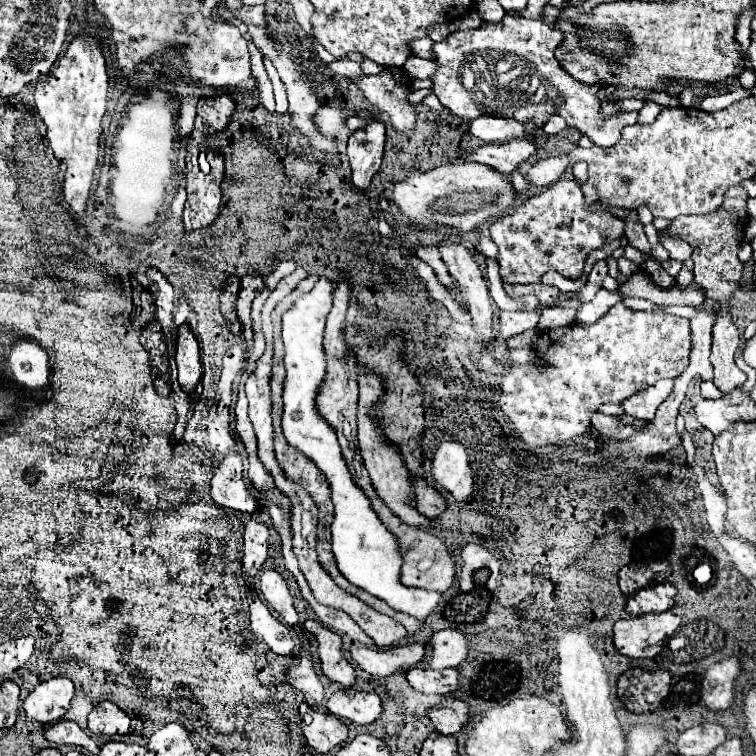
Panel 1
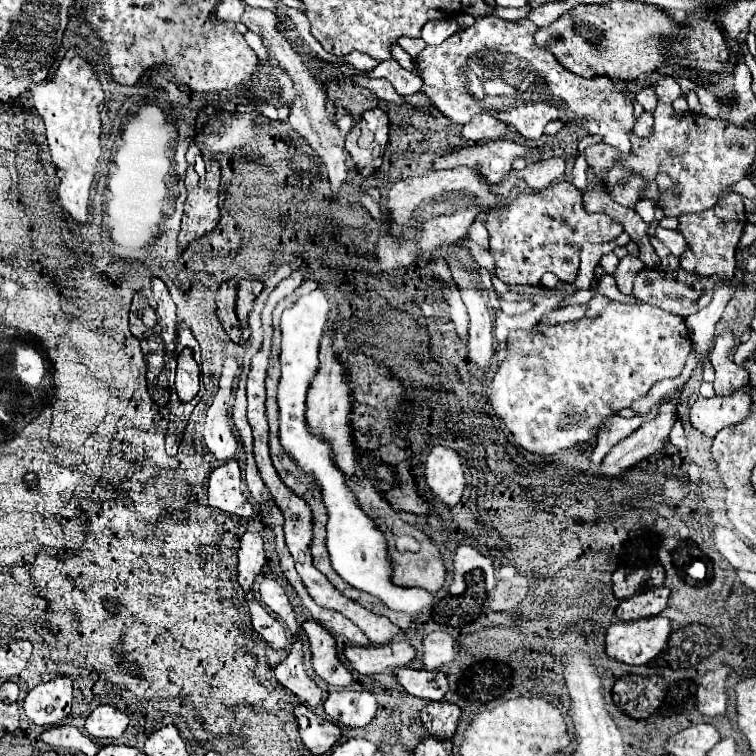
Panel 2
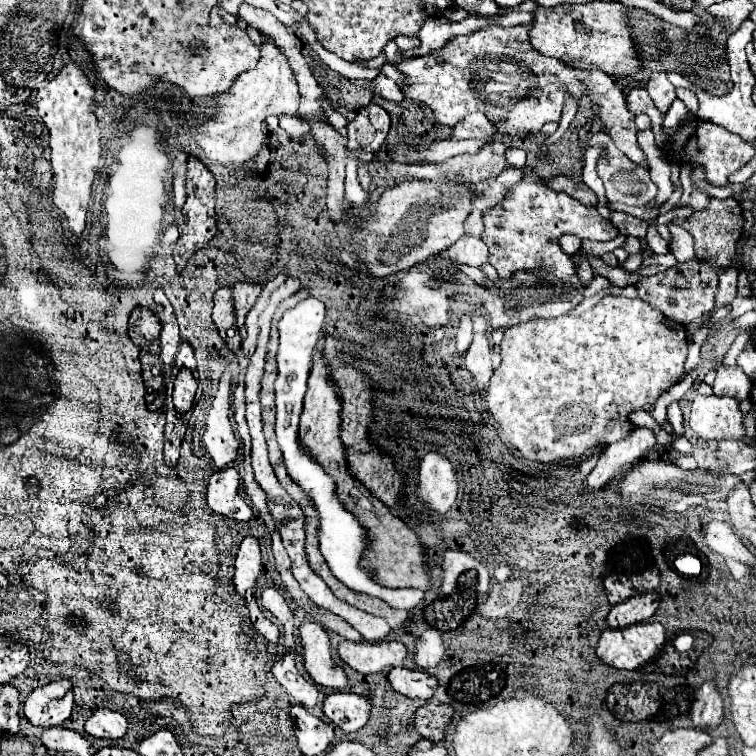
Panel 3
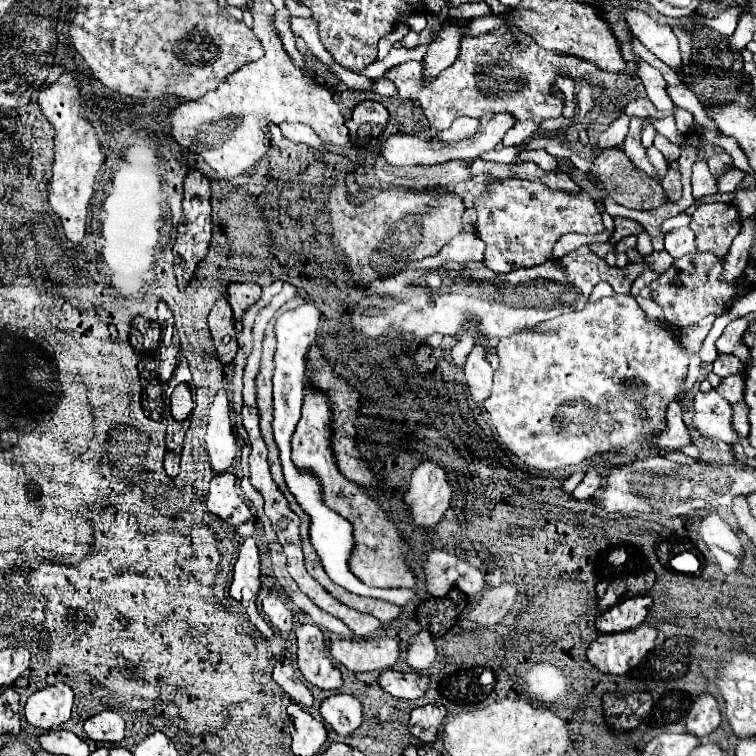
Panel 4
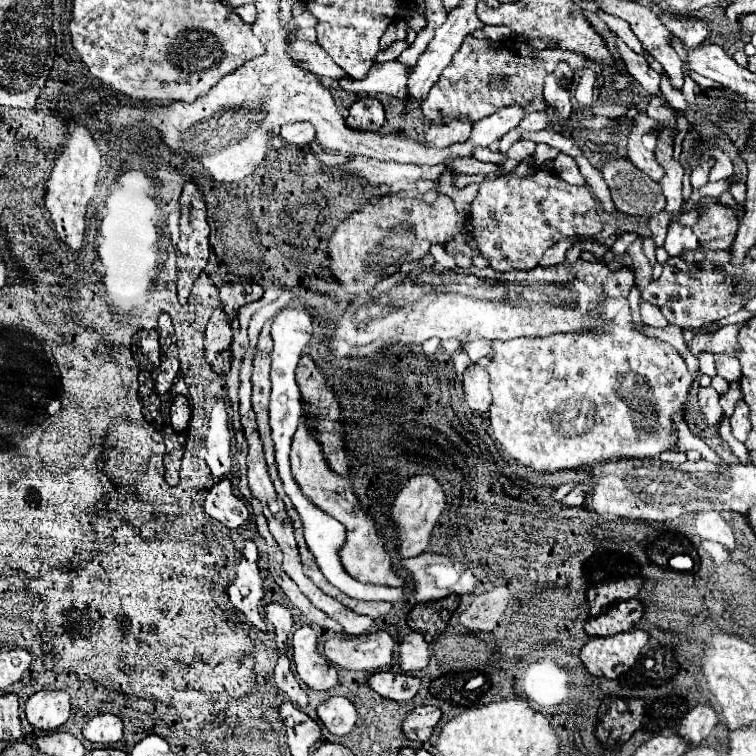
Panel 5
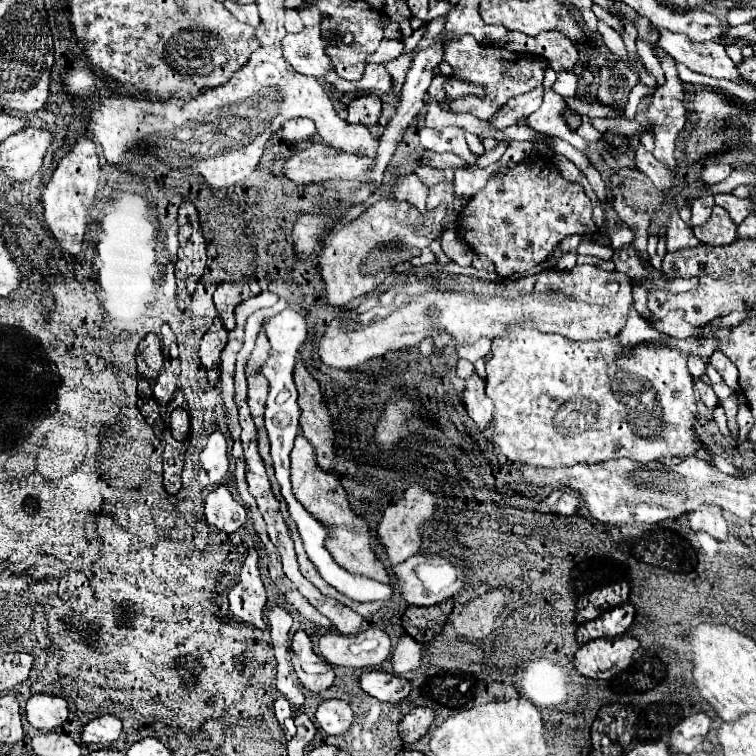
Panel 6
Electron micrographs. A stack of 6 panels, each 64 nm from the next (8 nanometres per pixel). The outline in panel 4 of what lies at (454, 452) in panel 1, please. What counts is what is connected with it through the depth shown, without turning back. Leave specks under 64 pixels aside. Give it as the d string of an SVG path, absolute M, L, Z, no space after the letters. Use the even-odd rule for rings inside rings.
M422 462L412 472L410 486L402 500L410 510L410 522L424 528L424 534L430 536L432 528L448 510L450 496L452 488L446 480L446 470L436 464Z

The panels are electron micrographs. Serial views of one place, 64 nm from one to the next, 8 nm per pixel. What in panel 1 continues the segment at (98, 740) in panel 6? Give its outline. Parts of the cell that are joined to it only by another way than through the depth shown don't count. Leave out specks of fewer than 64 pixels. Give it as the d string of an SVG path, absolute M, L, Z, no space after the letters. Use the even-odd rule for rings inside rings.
M100 702L88 714L88 730L104 736L122 736L130 728L130 718L112 702Z

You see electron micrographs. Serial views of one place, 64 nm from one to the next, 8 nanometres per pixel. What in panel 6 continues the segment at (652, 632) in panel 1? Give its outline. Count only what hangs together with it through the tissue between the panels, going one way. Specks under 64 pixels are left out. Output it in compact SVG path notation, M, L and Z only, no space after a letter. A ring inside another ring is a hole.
M630 636L592 640L582 644L574 656L574 668L592 680L610 680L630 666L632 654L638 650L638 640Z

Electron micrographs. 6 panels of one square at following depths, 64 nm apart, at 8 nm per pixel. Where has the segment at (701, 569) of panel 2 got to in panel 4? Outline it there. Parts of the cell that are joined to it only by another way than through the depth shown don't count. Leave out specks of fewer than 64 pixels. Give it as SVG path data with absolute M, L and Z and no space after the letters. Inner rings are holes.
M682 552L682 554L674 556L670 560L670 566L672 566L672 570L682 572L682 574L696 574L700 570L700 562L692 552Z

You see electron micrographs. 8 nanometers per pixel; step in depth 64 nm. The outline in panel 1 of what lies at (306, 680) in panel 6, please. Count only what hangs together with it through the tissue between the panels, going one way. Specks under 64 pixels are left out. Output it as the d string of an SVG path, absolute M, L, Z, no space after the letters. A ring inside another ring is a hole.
M306 620L304 630L310 632L318 642L318 656L320 656L320 670L326 678L332 682L338 682L342 686L354 686L356 676L354 668L342 654L342 640L336 632L324 628L316 620Z

